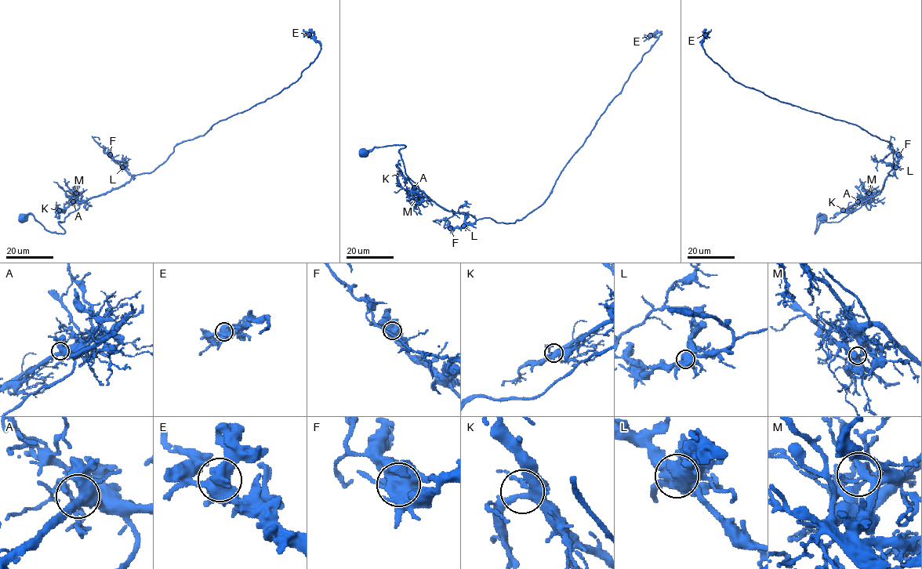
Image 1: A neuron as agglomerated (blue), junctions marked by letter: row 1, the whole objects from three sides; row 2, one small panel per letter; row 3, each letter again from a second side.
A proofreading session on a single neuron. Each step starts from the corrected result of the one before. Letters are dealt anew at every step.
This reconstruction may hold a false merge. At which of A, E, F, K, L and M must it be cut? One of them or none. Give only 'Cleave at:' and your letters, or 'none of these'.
Cleave at: F

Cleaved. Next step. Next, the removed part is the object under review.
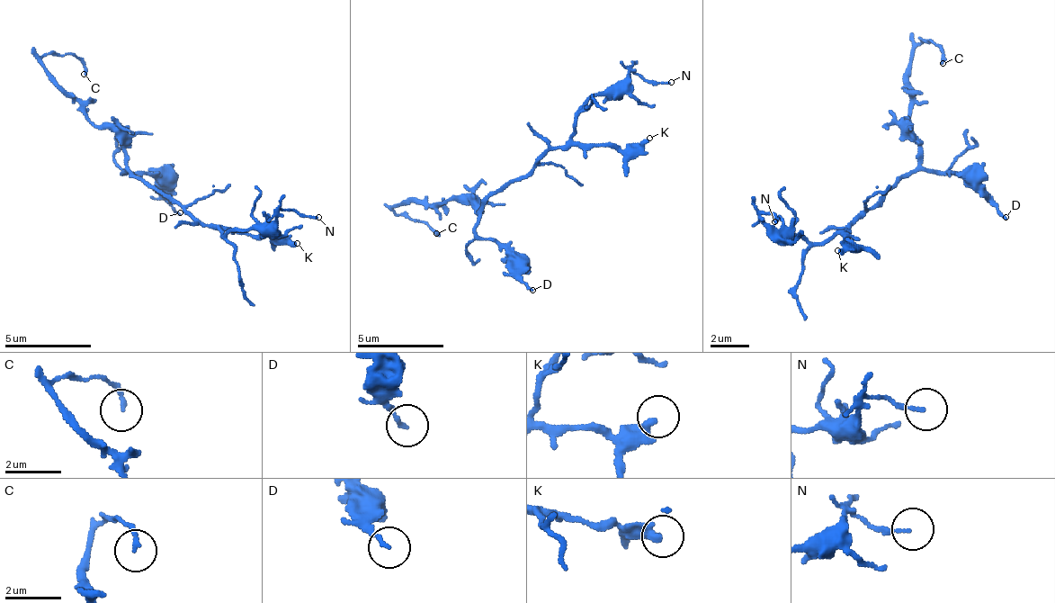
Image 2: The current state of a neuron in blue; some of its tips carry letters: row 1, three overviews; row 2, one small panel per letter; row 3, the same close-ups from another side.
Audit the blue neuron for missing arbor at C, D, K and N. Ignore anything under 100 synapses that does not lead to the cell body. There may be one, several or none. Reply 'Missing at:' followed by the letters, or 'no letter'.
Missing at: no letter

